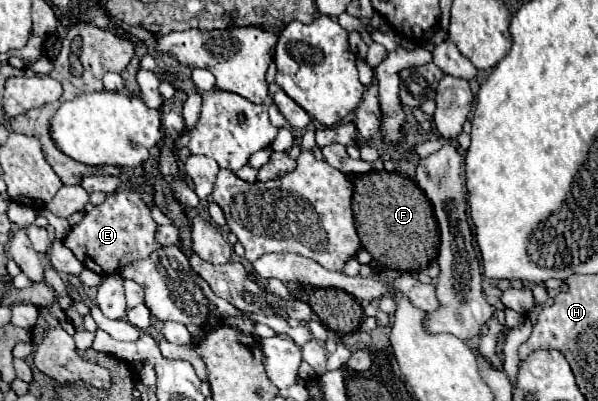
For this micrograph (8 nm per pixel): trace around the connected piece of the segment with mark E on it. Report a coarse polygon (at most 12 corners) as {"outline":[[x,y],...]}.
{"outline":[[141,185],[107,195],[65,237],[111,275],[159,249]]}

